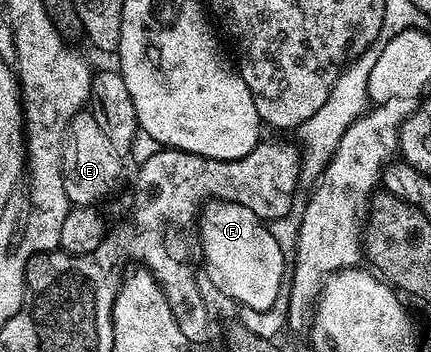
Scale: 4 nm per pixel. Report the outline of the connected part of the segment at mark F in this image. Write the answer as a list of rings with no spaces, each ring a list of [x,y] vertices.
[[[209,200],[205,202],[198,215],[198,251],[204,254],[203,274],[214,281],[217,289],[222,289],[226,297],[230,297],[233,304],[249,307],[252,311],[264,311],[272,303],[272,298],[276,295],[276,282],[280,279],[280,274],[286,271],[286,253],[272,236],[269,224],[265,220],[259,219],[246,206],[240,206],[234,202],[224,200]]]

